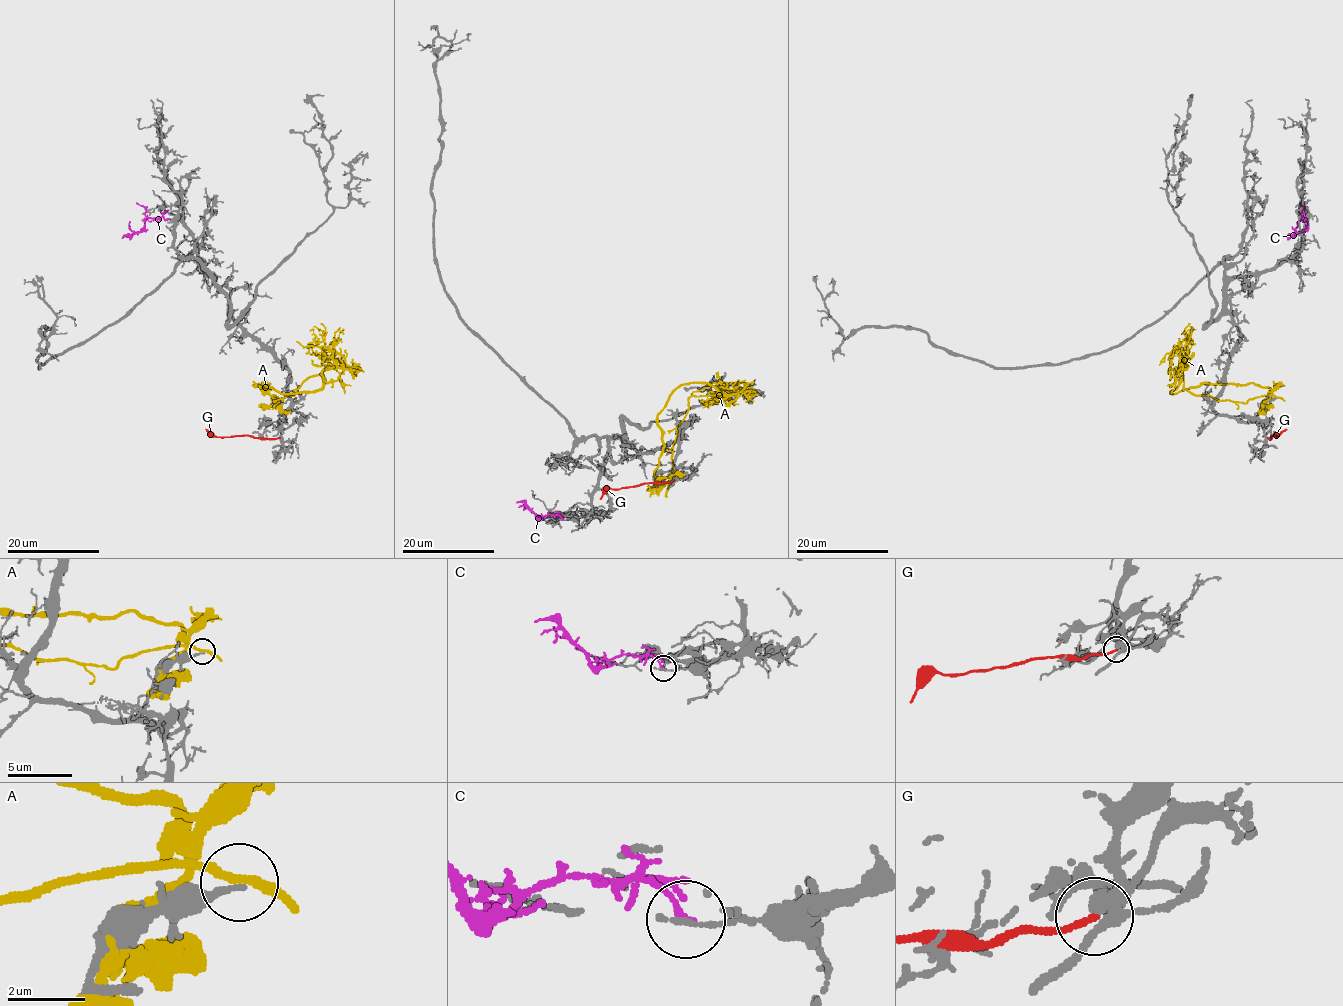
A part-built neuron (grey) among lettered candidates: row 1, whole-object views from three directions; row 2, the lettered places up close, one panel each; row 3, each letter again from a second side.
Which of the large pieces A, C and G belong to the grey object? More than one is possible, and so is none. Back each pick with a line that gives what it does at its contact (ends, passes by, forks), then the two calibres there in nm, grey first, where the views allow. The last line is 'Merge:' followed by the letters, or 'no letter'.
Merge: no letter

